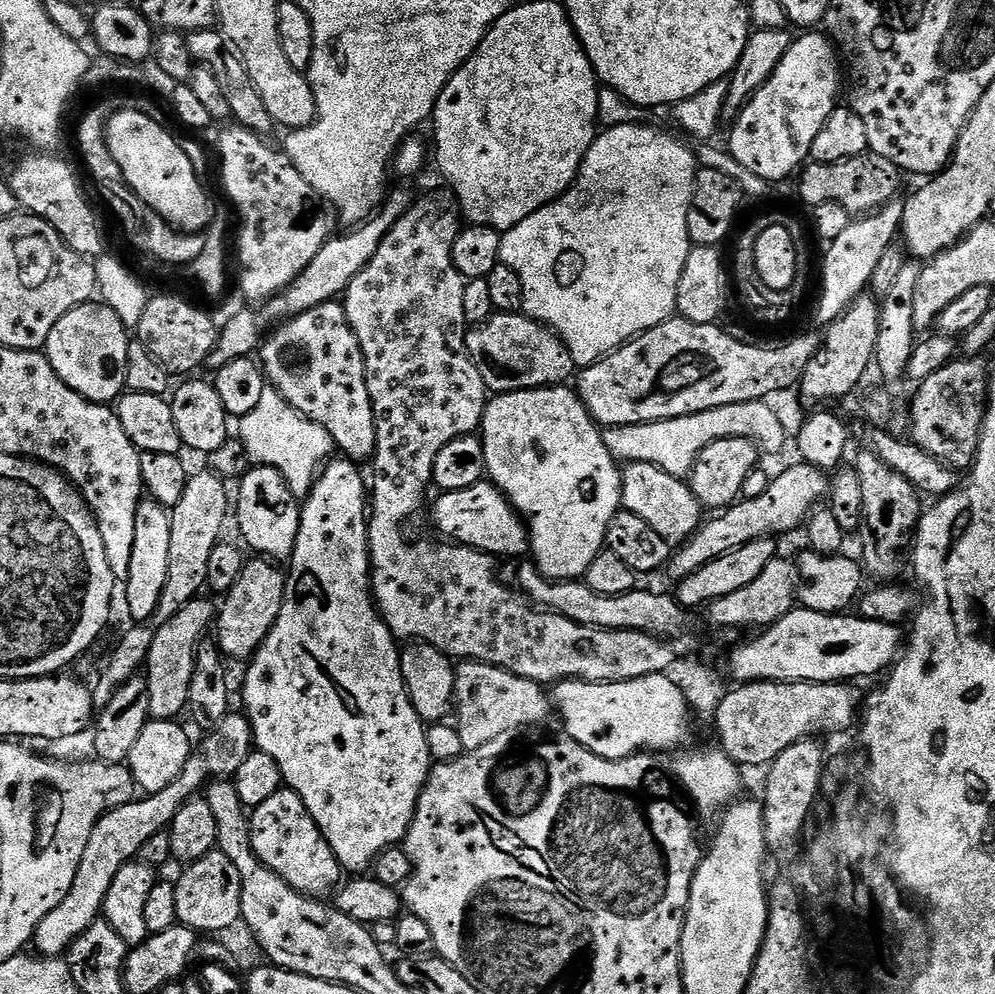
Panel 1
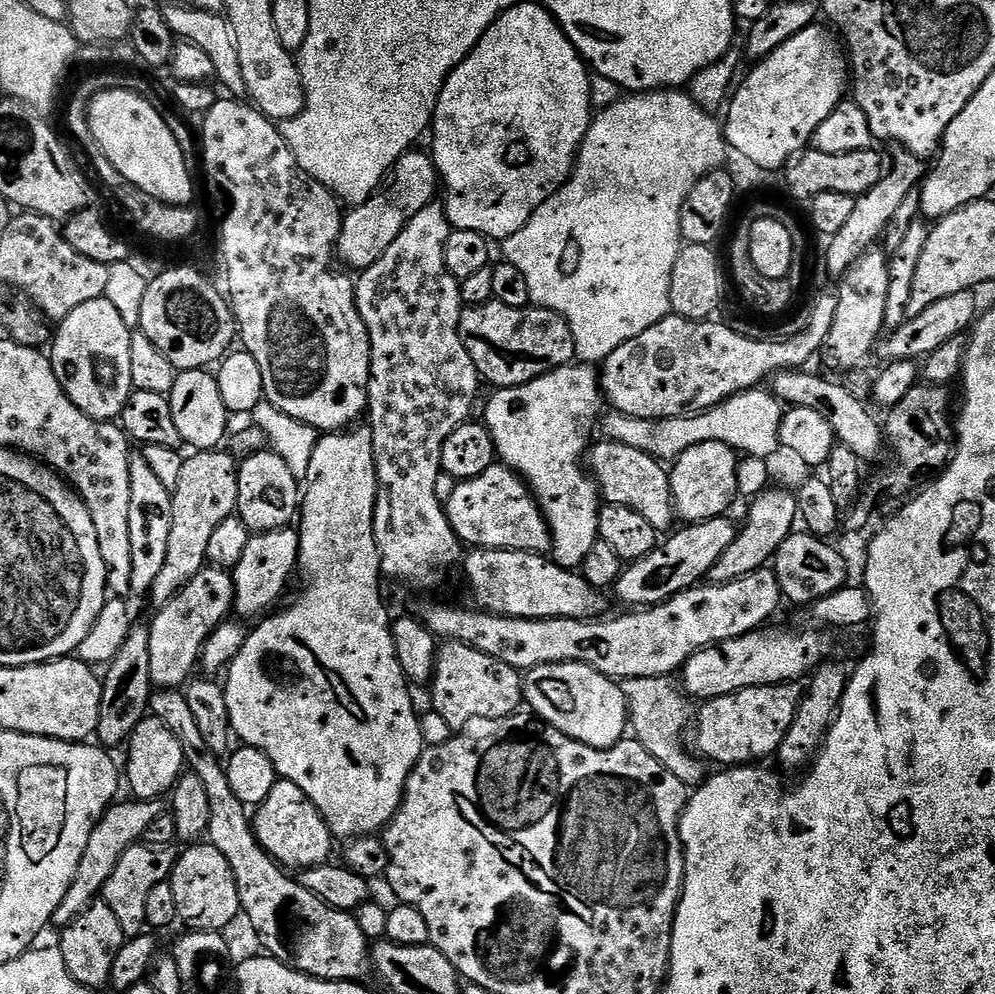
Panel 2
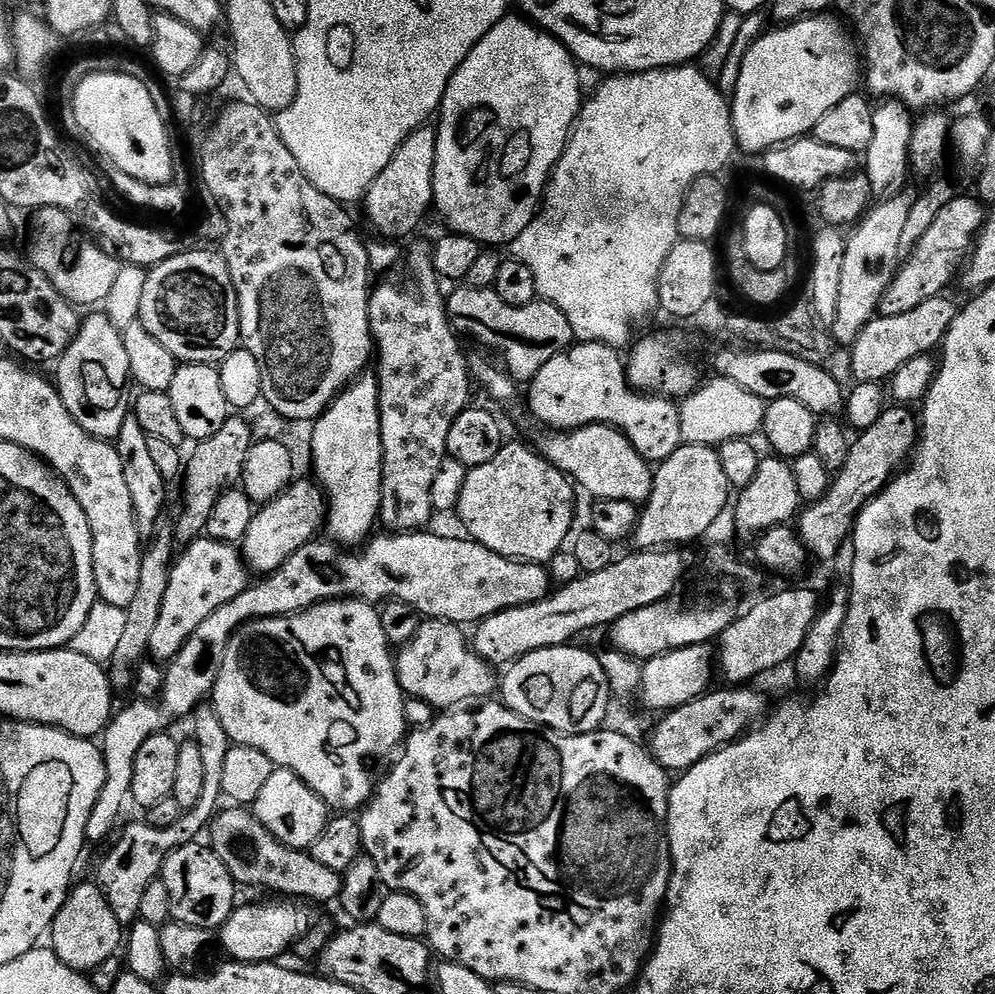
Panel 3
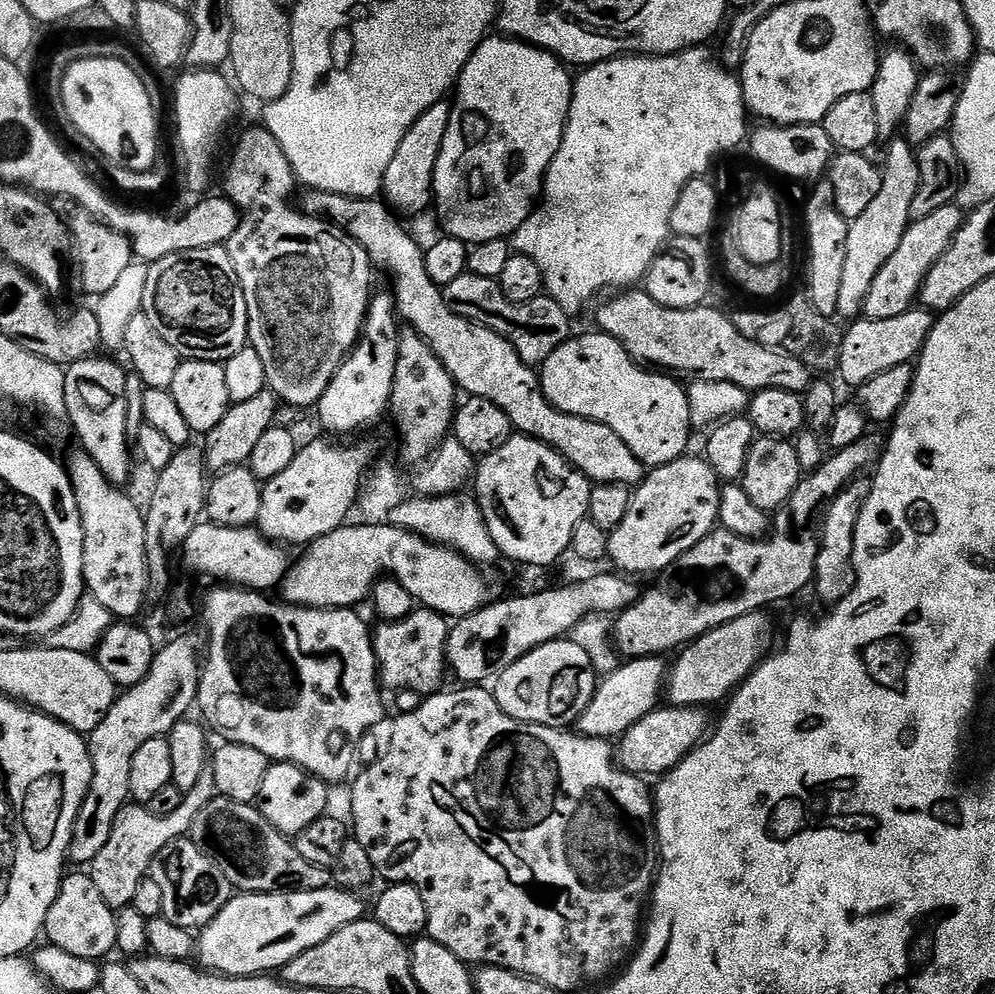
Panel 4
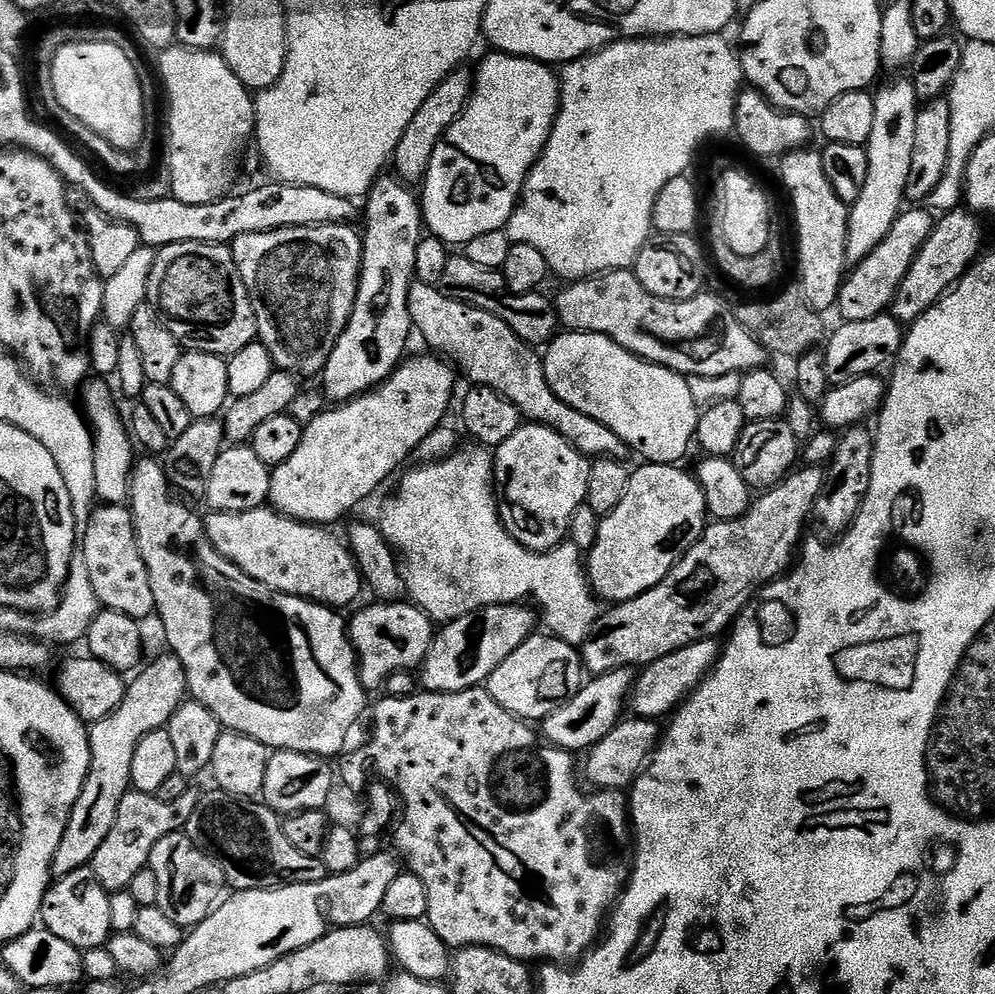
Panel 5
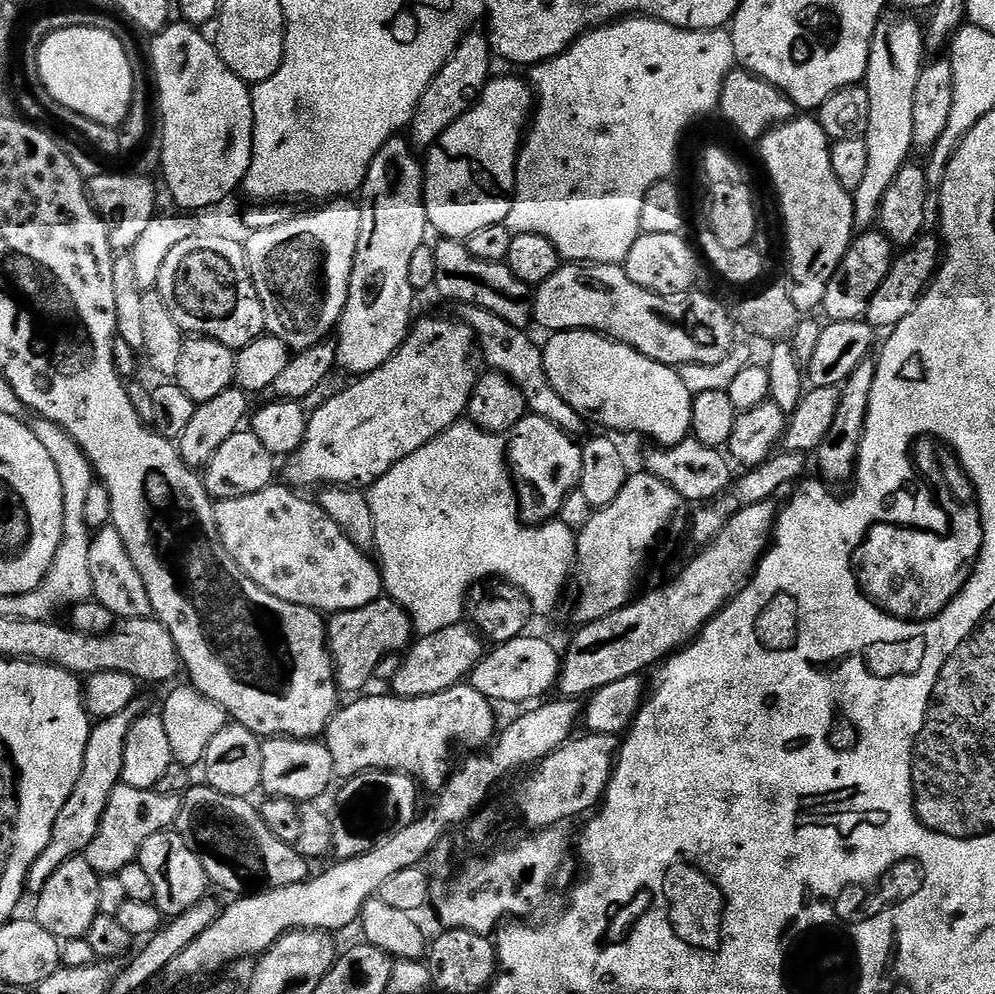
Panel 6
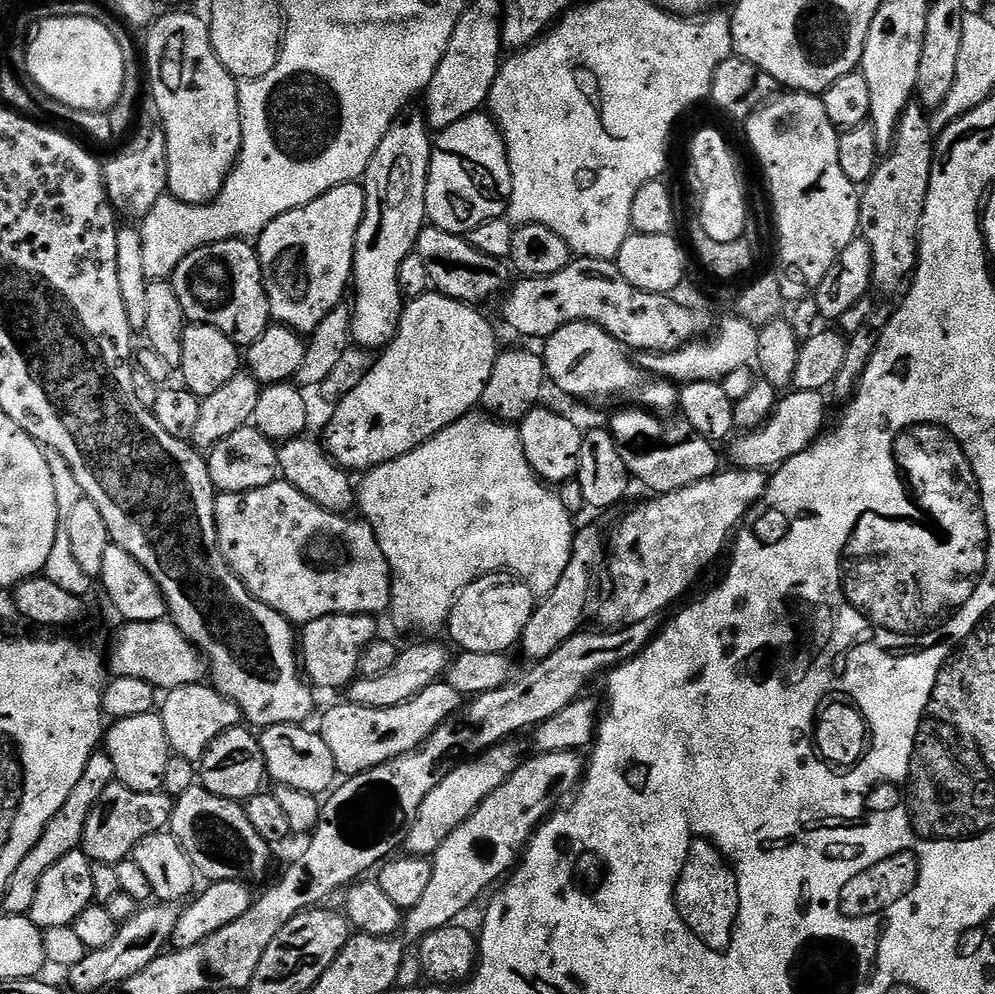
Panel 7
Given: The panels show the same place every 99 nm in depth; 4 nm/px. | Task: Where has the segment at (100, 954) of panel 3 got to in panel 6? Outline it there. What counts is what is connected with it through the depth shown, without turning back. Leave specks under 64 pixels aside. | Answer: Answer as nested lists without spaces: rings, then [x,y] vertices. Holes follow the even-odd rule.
[[[83,855],[70,858],[70,862],[62,862],[62,866],[54,870],[50,882],[46,882],[46,886],[42,886],[42,890],[35,897],[36,923],[61,942],[85,939],[94,918],[100,915],[98,890],[101,879],[100,873],[94,870],[94,866],[90,866],[90,862],[84,860]]]

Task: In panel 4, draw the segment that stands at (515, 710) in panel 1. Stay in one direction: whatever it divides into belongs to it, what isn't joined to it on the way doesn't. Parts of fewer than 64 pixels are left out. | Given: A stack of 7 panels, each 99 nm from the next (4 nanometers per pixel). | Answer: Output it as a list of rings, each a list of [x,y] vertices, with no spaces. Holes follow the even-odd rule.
[[[423,606],[406,618],[377,623],[372,632],[378,679],[385,689],[417,691],[421,698],[441,691],[448,663],[449,621],[441,614]]]

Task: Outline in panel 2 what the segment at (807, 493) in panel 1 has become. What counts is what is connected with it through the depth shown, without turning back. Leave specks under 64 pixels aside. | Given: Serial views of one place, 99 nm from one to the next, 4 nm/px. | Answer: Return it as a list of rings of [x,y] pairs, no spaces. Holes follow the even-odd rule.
[[[723,515],[713,520],[703,520],[700,524],[677,527],[667,537],[669,540],[665,544],[664,541],[657,543],[653,552],[646,554],[646,558],[631,561],[625,567],[614,585],[617,598],[624,604],[632,604],[628,606],[643,610],[663,604],[664,601],[677,596],[680,592],[685,592],[688,588],[697,587],[707,577],[714,562],[722,558],[730,542],[734,542],[738,528],[728,519],[727,515]]]

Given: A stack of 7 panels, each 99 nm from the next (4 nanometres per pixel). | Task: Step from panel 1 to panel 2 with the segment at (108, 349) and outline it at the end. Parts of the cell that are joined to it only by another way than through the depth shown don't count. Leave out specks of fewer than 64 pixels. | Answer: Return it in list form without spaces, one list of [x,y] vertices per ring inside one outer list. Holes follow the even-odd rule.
[[[103,295],[94,298],[94,302],[82,302],[75,310],[70,310],[66,318],[59,321],[51,341],[50,359],[52,369],[70,402],[82,410],[92,420],[103,420],[105,422],[115,421],[124,413],[126,402],[131,398],[134,391],[132,379],[130,378],[130,342],[132,341],[133,329],[122,322],[122,314],[114,307],[108,297]]]

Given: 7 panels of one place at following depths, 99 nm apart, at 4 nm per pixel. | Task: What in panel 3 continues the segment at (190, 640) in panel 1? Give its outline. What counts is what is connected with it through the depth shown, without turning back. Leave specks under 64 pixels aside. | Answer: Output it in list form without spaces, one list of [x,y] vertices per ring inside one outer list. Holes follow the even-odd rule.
[[[207,538],[193,540],[184,553],[175,557],[170,574],[170,586],[166,586],[166,598],[162,601],[162,614],[154,638],[150,638],[148,650],[156,662],[171,662],[186,646],[186,638],[206,622],[206,618],[231,596],[242,594],[250,587],[250,569],[244,563],[241,549],[234,544],[223,544]]]

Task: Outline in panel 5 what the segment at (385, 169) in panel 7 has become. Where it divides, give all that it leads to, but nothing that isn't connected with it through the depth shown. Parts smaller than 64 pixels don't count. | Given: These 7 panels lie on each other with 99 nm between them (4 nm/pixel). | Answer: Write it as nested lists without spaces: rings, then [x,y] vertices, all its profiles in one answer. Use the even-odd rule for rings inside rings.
[[[384,174],[372,185],[372,190],[366,197],[369,224],[368,229],[362,232],[358,294],[346,330],[342,330],[334,350],[330,350],[330,358],[322,373],[322,391],[329,401],[347,402],[364,392],[372,391],[382,381],[387,380],[405,359],[408,335],[413,335],[414,332],[408,306],[408,291],[416,274],[414,254],[418,250],[418,242],[425,227],[421,201],[417,193],[415,196],[408,188],[411,187],[395,175]]]

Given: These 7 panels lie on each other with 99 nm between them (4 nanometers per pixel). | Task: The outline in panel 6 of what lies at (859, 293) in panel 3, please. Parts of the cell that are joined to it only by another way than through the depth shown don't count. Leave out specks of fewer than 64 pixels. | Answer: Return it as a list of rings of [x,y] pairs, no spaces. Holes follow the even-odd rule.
[[[896,14],[881,16],[878,26],[874,30],[874,38],[870,42],[870,62],[866,87],[870,94],[870,126],[866,126],[866,134],[863,140],[866,142],[866,150],[870,158],[866,165],[866,175],[862,178],[862,186],[854,194],[856,206],[856,222],[860,226],[872,226],[877,223],[880,215],[880,203],[890,190],[890,182],[898,178],[898,170],[909,163],[911,152],[914,152],[914,89],[918,86],[918,74],[926,63],[926,51],[924,48],[924,31],[922,24],[908,14]]]

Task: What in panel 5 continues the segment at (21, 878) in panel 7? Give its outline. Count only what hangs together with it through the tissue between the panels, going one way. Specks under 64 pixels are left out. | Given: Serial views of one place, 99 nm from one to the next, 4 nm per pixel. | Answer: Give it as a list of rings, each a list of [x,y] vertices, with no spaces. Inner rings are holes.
[[[165,654],[153,664],[147,664],[131,677],[133,680],[127,681],[119,706],[109,716],[95,721],[88,728],[90,770],[82,786],[82,794],[78,794],[78,802],[74,802],[72,807],[62,842],[58,842],[58,850],[54,850],[50,875],[53,881],[91,865],[94,854],[98,854],[98,846],[102,846],[106,834],[110,834],[110,826],[114,826],[118,805],[132,788],[130,766],[134,762],[134,750],[138,742],[154,730],[167,728],[174,710],[178,710],[178,706],[189,695],[186,672],[178,657]]]

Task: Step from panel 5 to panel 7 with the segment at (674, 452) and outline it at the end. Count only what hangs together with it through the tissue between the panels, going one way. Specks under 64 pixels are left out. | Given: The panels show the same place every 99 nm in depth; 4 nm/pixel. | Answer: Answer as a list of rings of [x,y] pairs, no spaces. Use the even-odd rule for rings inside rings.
[[[574,322],[570,326],[562,326],[553,336],[548,337],[542,348],[544,371],[547,379],[552,380],[568,396],[576,400],[585,400],[588,404],[608,404],[611,400],[624,399],[624,402],[639,402],[645,409],[656,414],[668,414],[678,404],[678,388],[670,380],[659,378],[640,378],[644,380],[612,380],[612,376],[637,375],[638,369],[631,359],[624,357],[625,349],[606,330],[586,322]]]

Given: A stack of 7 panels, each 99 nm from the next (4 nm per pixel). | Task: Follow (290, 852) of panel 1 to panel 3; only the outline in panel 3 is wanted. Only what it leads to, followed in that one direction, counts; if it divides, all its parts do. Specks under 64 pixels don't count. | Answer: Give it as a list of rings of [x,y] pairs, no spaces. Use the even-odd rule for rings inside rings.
[[[285,768],[273,770],[270,779],[262,785],[258,798],[251,804],[250,811],[274,839],[288,848],[301,850],[311,849],[312,844],[318,842],[318,834],[322,834],[330,819],[330,809],[324,800],[318,798],[318,794],[314,794],[298,774]]]

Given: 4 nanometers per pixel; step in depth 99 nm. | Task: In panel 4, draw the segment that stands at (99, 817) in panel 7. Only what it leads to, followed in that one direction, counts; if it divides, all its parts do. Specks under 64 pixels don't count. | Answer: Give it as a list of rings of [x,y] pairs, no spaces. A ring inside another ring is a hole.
[[[210,766],[202,770],[198,786],[184,793],[182,806],[178,806],[178,810],[173,810],[170,814],[150,814],[147,806],[135,802],[129,802],[122,810],[118,810],[118,818],[114,818],[114,830],[110,830],[110,839],[90,865],[94,886],[98,886],[102,898],[106,898],[111,908],[119,910],[131,905],[138,886],[149,879],[152,863],[154,858],[158,858],[162,846],[170,846],[170,842],[187,837],[202,806],[206,806],[206,802],[213,800],[217,794],[214,770]]]

